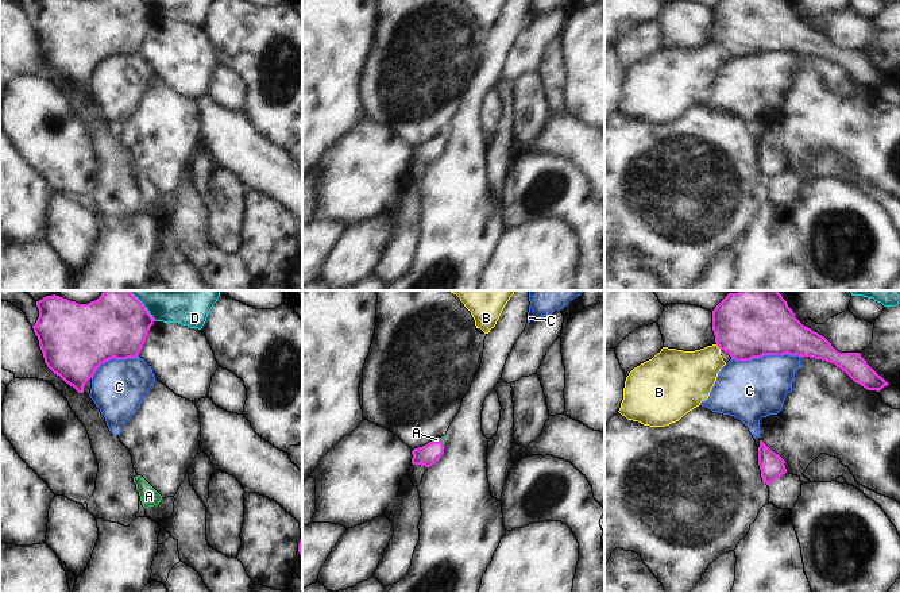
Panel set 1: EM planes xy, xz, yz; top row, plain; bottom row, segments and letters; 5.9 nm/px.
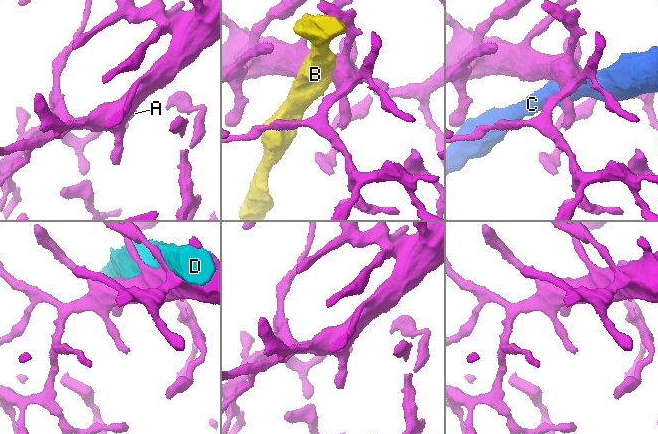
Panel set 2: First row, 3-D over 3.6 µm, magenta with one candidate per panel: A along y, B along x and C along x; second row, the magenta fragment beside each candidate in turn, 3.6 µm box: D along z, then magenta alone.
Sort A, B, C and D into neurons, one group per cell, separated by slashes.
A / B / C / D

